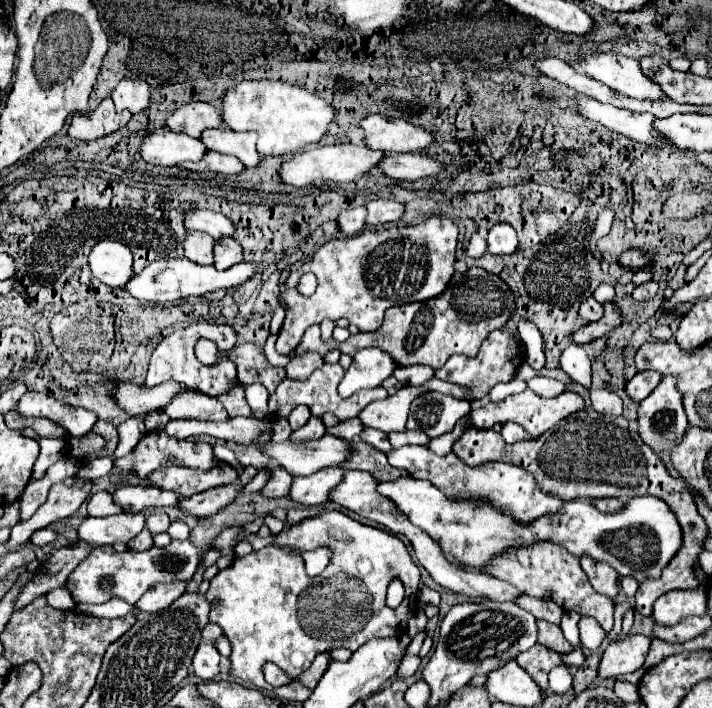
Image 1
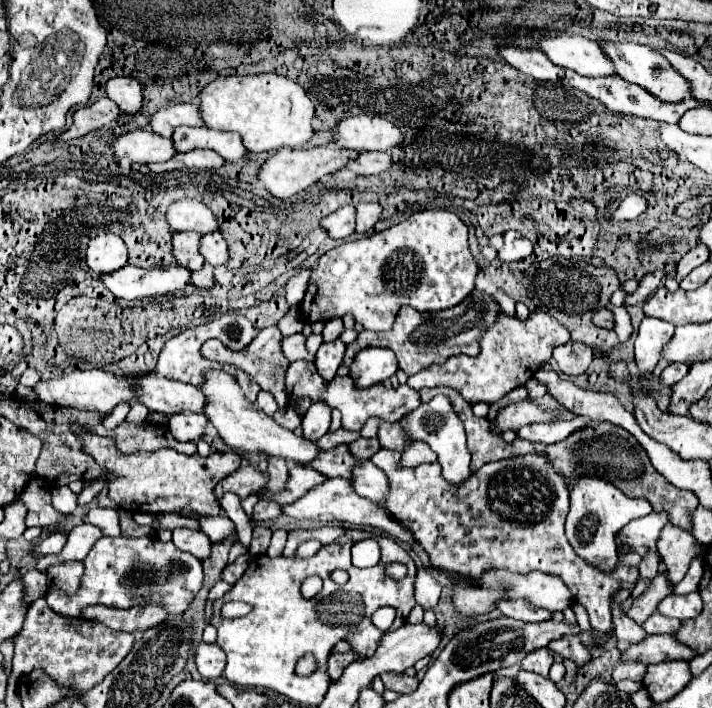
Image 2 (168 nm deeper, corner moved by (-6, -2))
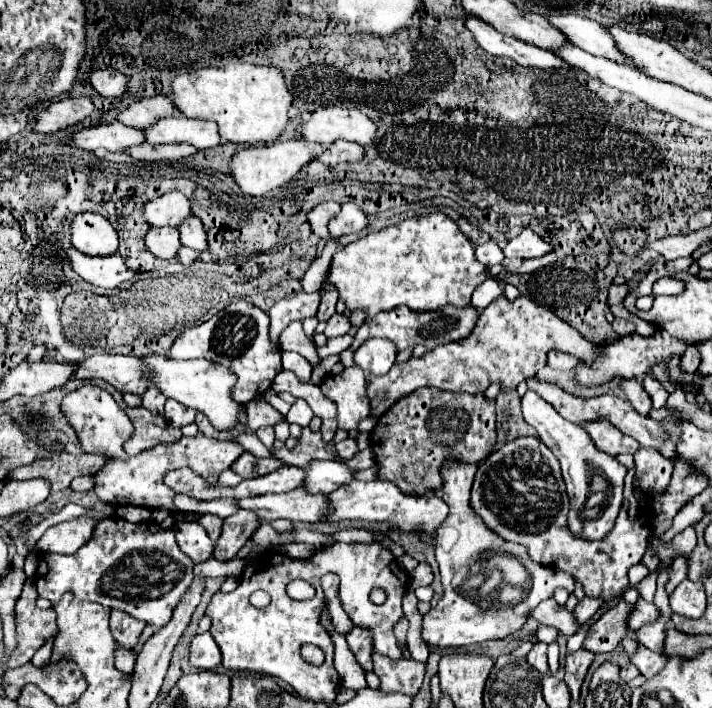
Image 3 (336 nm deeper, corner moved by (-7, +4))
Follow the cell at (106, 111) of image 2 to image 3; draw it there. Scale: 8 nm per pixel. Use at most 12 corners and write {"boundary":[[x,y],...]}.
{"boundary":[[63,98],[35,114],[35,132],[57,132],[93,112],[91,98]]}

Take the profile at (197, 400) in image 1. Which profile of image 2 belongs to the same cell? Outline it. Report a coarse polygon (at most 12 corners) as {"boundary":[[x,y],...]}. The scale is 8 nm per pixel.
{"boundary":[[138,376],[140,402],[152,412],[204,412],[200,388]]}

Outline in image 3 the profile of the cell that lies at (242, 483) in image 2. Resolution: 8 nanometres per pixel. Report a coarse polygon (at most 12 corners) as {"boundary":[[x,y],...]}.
{"boundary":[[243,452],[231,466],[241,478],[265,476],[283,464]]}

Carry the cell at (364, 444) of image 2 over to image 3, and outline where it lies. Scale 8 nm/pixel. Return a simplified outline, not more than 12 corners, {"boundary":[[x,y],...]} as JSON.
{"boundary":[[347,438],[335,444],[343,460],[351,460],[357,452],[355,440]]}

